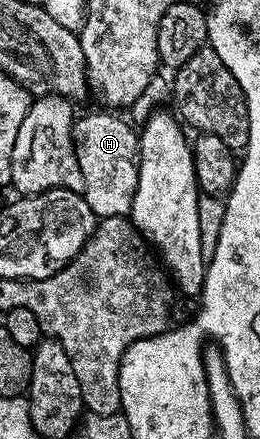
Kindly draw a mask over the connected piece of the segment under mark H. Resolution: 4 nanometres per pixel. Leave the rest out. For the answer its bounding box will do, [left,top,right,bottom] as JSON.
[75,113,139,219]

